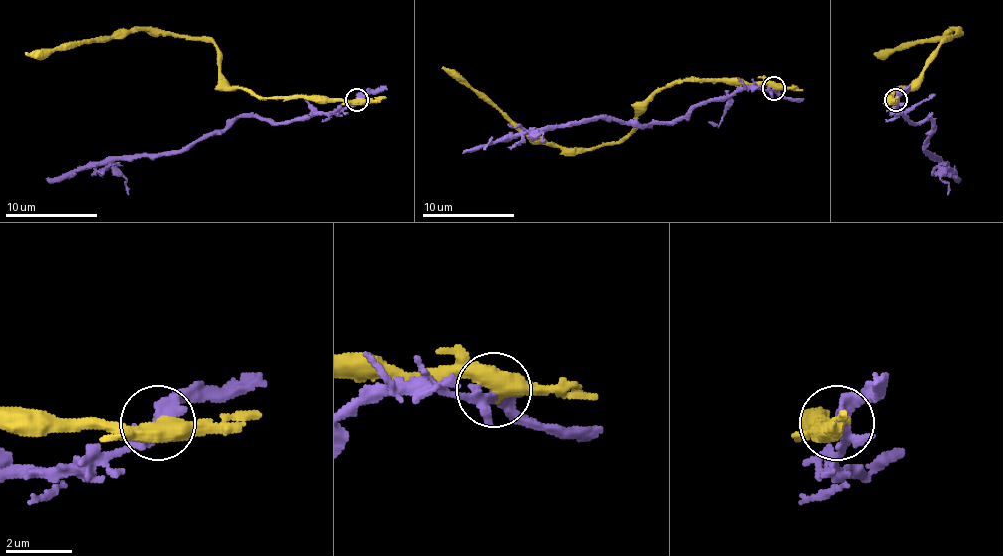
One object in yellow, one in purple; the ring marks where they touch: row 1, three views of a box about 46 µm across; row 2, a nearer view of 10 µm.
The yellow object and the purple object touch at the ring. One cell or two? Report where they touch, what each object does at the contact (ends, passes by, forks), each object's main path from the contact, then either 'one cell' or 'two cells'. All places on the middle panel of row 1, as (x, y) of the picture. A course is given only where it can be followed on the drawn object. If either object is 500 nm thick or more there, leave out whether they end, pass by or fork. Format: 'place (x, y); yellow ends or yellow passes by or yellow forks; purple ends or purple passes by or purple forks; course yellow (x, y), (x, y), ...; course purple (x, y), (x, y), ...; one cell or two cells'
place (773, 88); course yellow (774, 89), (672, 82), (638, 112), (638, 126), (628, 135), (589, 149), (533, 144), (441, 68); course purple (774, 89), (739, 89), (702, 102), (684, 116), (640, 123), (596, 119), (522, 130), (462, 153); two cells

